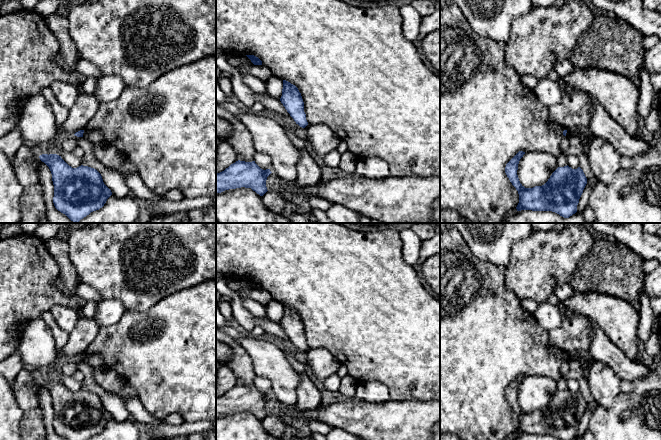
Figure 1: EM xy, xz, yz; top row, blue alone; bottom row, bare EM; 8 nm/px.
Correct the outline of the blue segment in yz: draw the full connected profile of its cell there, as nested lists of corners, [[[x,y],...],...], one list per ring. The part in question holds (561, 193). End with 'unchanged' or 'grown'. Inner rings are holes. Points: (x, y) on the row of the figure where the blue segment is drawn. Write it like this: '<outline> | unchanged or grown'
[[[519,151],[505,167],[505,173],[519,194],[517,211],[552,211],[564,218],[577,212],[577,205],[587,184],[583,170],[558,167],[542,186],[525,188],[519,181],[517,170],[525,152]]] | unchanged

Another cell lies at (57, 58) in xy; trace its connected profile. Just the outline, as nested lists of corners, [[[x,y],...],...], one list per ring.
[[[58,50],[58,52],[56,53],[56,55],[54,56],[53,61],[54,61],[55,63],[57,63],[58,65],[60,65],[60,66],[61,66],[66,72],[68,72],[68,73],[71,73],[71,72],[73,71],[73,69],[74,69],[74,68],[72,68],[71,66],[69,66],[68,64],[66,64],[66,63],[63,61],[59,50]]]

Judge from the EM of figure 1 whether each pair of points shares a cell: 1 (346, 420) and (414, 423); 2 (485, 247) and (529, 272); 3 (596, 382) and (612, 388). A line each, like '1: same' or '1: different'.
1: same
2: different
3: same

